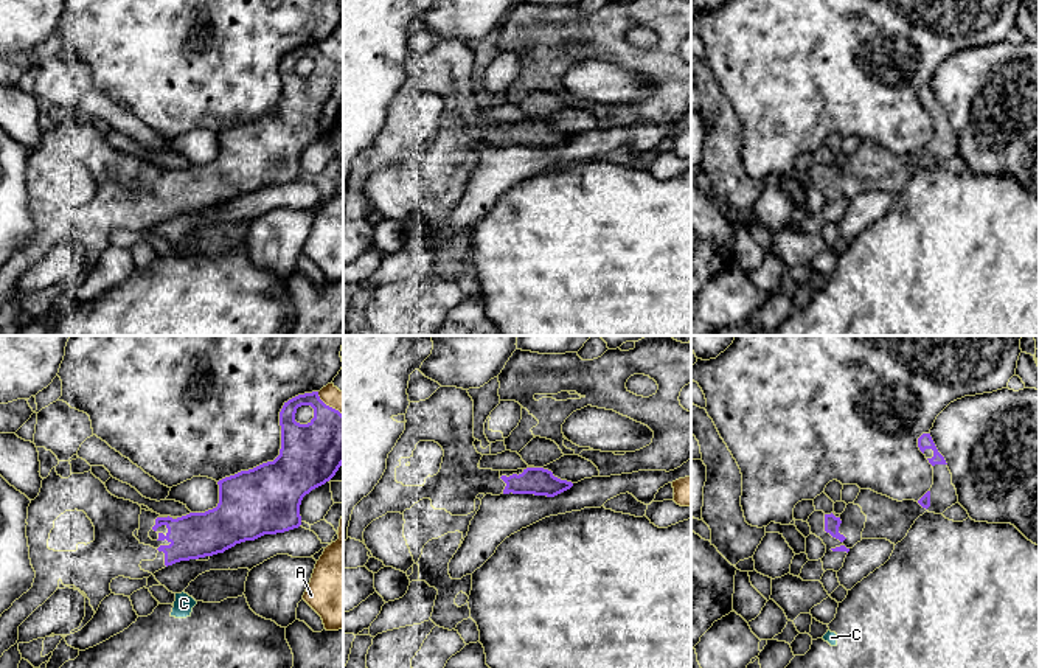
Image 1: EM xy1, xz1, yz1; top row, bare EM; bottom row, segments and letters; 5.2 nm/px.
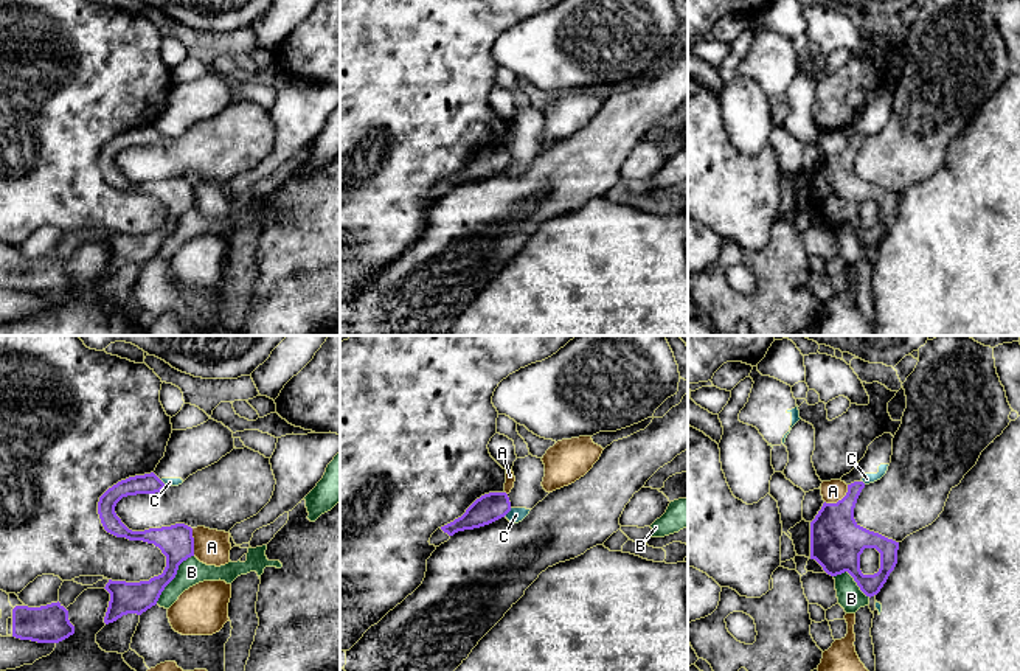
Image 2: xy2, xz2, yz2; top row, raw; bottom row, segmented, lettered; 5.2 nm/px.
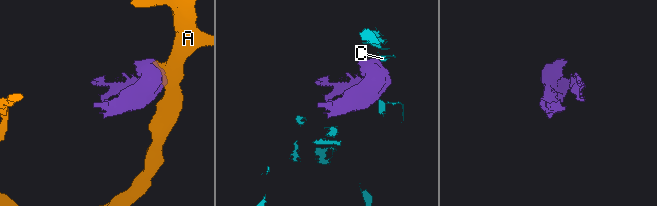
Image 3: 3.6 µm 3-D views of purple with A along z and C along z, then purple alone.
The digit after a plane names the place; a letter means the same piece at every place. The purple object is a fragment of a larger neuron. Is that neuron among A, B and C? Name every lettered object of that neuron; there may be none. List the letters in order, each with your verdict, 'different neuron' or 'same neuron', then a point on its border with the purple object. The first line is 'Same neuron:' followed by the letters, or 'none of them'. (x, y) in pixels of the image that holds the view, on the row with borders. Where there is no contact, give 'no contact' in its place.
Same neuron: none of them
A: different neuron; meets purple in yz2 at (839, 500)
B: different neuron; meets purple in xy2 at (174, 577)
C: different neuron; meets purple in xz2 at (506, 513)

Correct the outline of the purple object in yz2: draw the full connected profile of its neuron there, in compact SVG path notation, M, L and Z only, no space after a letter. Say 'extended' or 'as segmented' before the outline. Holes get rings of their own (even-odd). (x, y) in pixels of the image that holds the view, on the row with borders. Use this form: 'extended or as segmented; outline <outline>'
as segmented; outline M863 482L848 485L846 495L837 503L823 503L810 522L810 559L823 570L837 576L848 572L866 596L874 596L886 582L897 564L899 542L860 527L854 519L857 499ZM865 548L880 553L880 568L874 575L863 575L860 555Z

